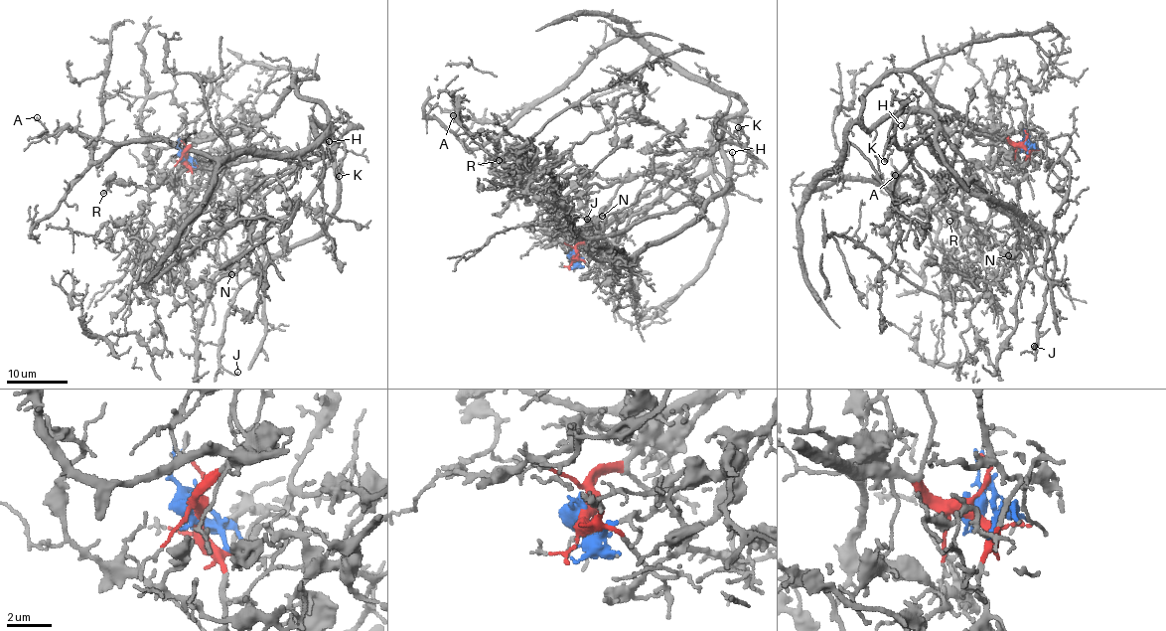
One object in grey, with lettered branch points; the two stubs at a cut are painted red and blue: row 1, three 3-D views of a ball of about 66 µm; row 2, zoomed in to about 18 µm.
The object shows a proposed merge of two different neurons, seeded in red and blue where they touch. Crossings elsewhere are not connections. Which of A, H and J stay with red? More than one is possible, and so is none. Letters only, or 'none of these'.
A, H, J

